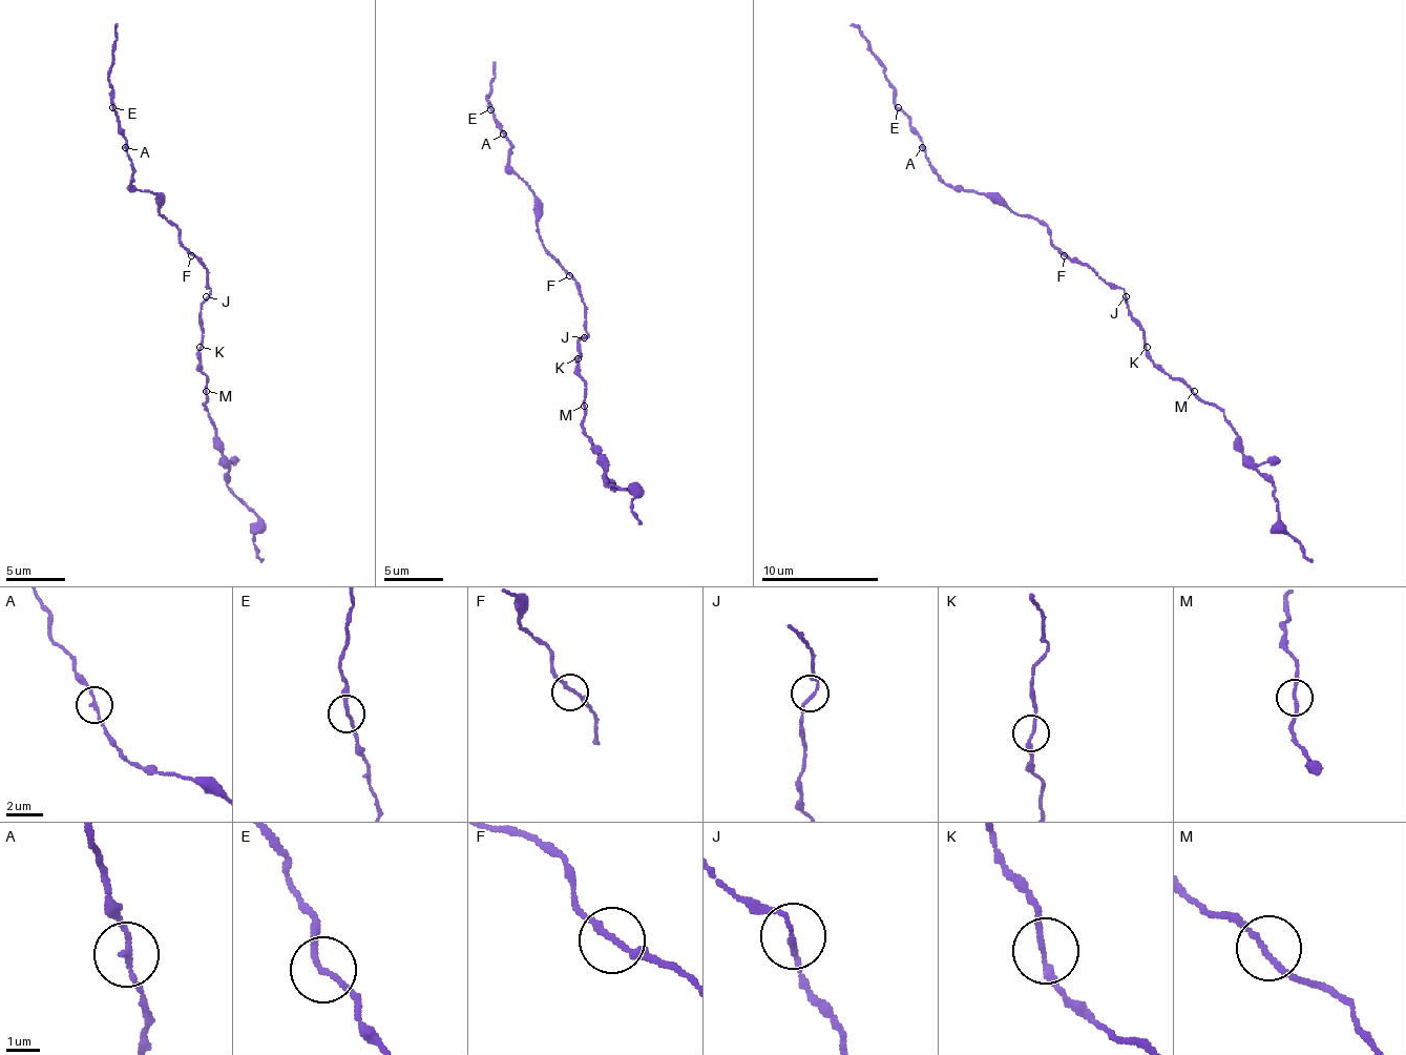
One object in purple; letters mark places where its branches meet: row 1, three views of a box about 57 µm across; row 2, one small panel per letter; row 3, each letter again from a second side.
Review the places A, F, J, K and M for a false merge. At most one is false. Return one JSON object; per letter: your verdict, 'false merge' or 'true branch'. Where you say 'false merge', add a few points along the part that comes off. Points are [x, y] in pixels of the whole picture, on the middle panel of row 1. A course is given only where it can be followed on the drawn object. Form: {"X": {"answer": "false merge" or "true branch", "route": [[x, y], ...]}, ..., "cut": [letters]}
{"A": {"answer": "true branch"}, "F": {"answer": "true branch"}, "J": {"answer": "true branch"}, "K": {"answer": "true branch"}, "M": {"answer": "true branch"}, "cut": []}

